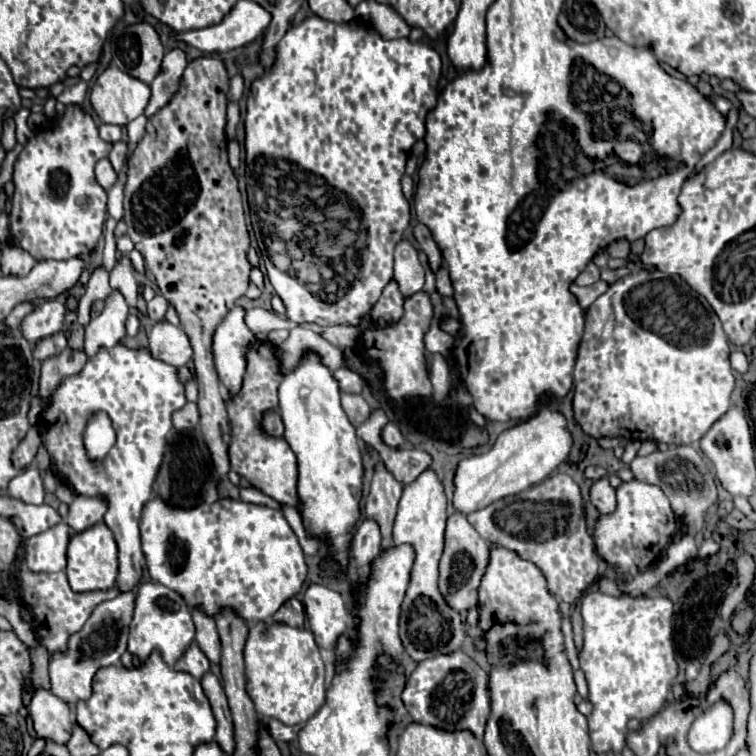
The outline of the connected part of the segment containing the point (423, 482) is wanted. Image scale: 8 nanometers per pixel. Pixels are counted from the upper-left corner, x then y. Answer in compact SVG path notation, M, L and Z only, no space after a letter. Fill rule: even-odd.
M434 470L422 472L414 482L404 486L402 498L398 502L398 514L394 520L392 540L394 544L408 542L414 546L416 560L410 576L410 586L404 596L402 616L400 616L400 638L406 654L420 662L436 654L448 654L462 648L466 640L466 624L462 616L452 610L438 592L438 560L444 548L444 528L446 528L446 494L442 482Z

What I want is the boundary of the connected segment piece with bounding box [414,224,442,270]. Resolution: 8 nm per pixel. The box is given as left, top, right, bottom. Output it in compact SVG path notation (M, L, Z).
M418 224L418 226L414 228L414 236L416 236L420 248L428 254L428 258L430 258L430 268L436 270L436 268L442 264L442 254L440 254L440 250L438 250L438 246L436 246L430 230L428 230L424 224Z

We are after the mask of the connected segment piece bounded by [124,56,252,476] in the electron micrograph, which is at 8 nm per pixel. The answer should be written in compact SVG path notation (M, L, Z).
M200 56L188 62L180 86L166 108L160 108L148 118L146 130L134 152L128 156L128 172L124 184L124 222L134 248L144 256L146 268L152 272L160 294L176 308L180 324L194 350L194 374L198 384L200 430L212 452L218 476L226 476L228 464L228 412L224 390L214 372L214 356L210 352L214 328L224 320L226 312L234 308L236 300L246 294L250 286L250 262L246 258L250 236L246 228L242 196L238 180L228 164L226 138L226 104L228 104L228 72L218 56Z

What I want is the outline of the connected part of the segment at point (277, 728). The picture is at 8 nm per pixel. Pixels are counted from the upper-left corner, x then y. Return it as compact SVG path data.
M274 718L266 720L266 730L268 730L268 734L270 734L276 742L280 742L280 740L284 740L284 742L294 740L294 738L298 736L298 730L300 730L300 728L302 728L300 724L288 726L288 724L282 724L280 720L274 720Z

